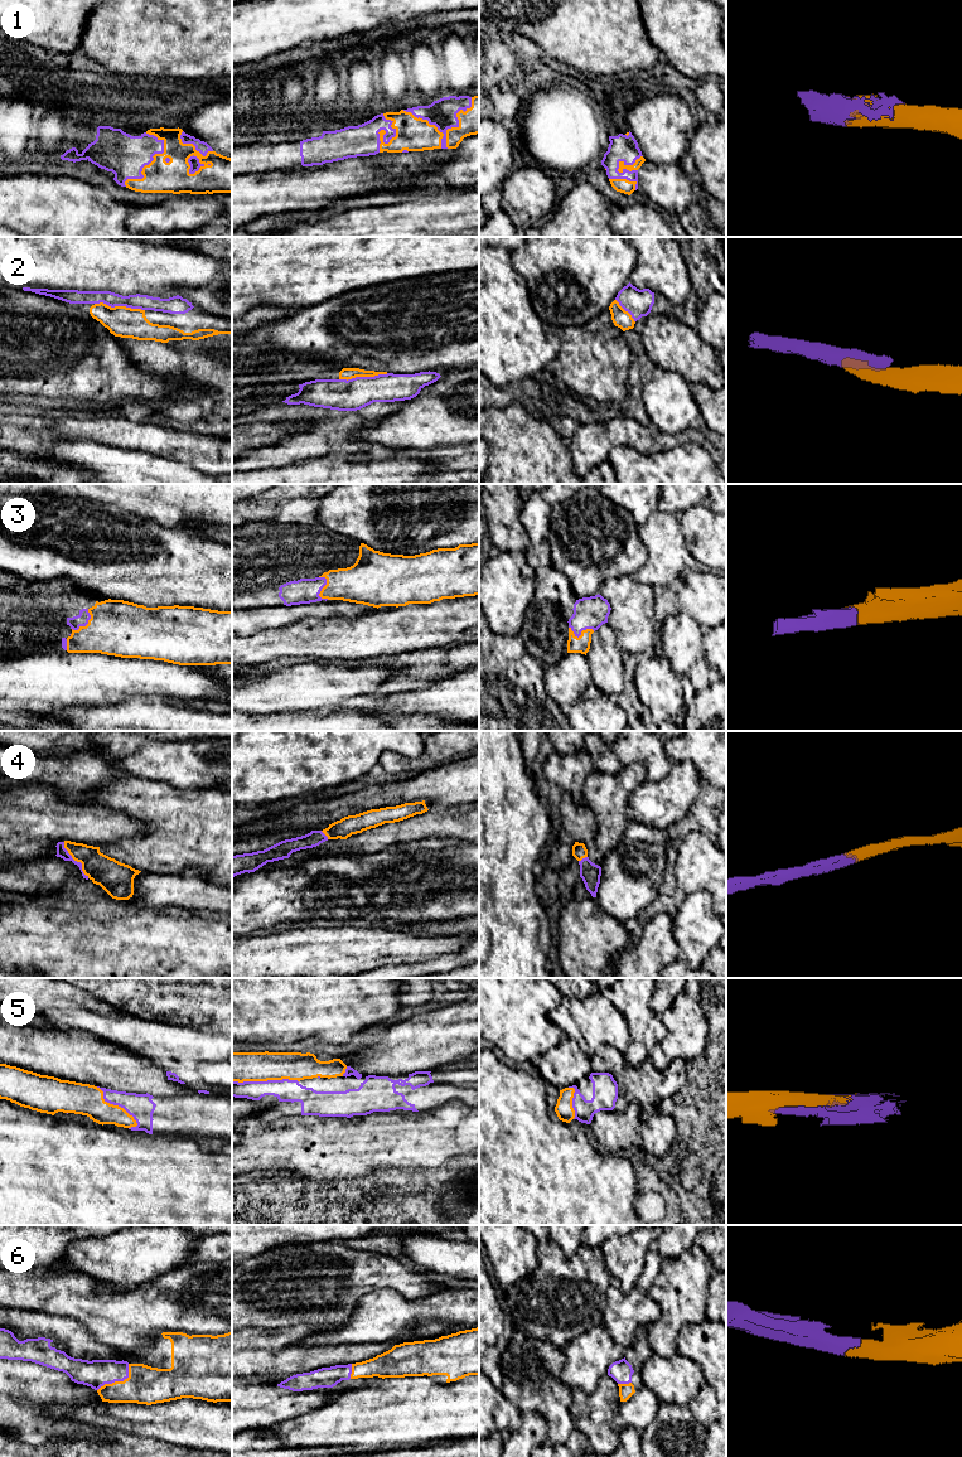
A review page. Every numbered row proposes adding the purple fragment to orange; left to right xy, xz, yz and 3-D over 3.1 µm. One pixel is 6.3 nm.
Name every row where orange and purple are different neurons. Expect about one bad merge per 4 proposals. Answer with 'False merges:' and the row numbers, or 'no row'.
False merges: no row

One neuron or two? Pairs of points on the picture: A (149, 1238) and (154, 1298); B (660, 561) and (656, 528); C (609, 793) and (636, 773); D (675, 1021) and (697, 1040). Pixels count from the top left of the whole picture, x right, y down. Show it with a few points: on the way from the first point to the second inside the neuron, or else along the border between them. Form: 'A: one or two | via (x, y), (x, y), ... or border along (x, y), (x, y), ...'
A: two | border along (179, 1267), (141, 1284), (124, 1287)
B: one | via (660, 553), (660, 536)
C: one | via (615, 788), (629, 778)
D: one | via (681, 1027), (691, 1039)

